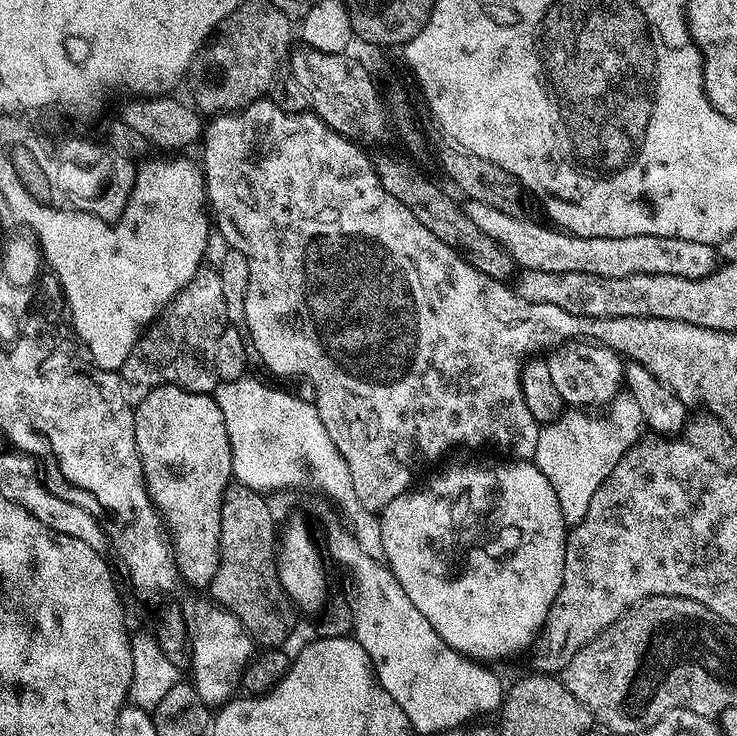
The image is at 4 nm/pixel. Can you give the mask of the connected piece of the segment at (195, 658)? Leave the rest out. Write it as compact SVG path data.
M211 599L196 600L188 608L188 624L186 620L186 632L188 628L187 647L190 649L190 683L198 690L198 698L209 706L223 706L233 699L240 683L240 676L244 673L244 667L254 655L254 641L247 630L225 608L213 602Z

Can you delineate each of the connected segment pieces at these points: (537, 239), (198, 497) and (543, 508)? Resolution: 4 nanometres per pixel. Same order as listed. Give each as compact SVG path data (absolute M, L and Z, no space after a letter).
M465 199L465 214L482 230L494 238L524 270L546 270L554 274L598 274L598 278L626 278L634 274L670 274L678 278L697 280L716 271L717 249L706 242L690 242L677 236L631 236L630 238L586 238L574 236L547 223L527 220L524 214L511 216L486 206L486 202Z
M173 384L158 386L150 390L150 394L146 394L140 404L135 405L134 438L148 493L170 533L170 543L174 549L176 569L180 571L180 580L192 588L207 589L214 574L218 574L224 492L233 479L230 438L226 434L222 410L218 410L218 402L211 395L187 392L185 388Z
M532 460L507 461L509 464L448 464L440 468L424 485L413 487L407 492L398 494L394 502L390 502L379 513L382 530L383 559L392 569L398 584L406 590L407 597L418 606L418 610L429 620L434 630L442 636L452 648L477 662L492 662L499 656L512 656L529 647L540 634L544 619L558 598L558 590L562 586L562 570L564 569L564 544L568 541L566 525L562 518L562 510L558 506L558 494L554 494L554 486L546 479L546 474L538 470Z

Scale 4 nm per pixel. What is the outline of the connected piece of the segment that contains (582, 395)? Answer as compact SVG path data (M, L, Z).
M592 342L561 346L547 357L554 390L562 394L565 405L576 410L588 410L591 404L611 405L625 387L625 361L614 350L601 348Z

